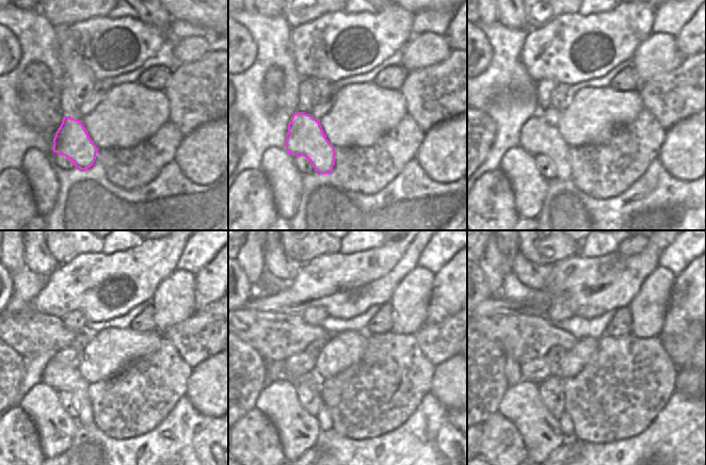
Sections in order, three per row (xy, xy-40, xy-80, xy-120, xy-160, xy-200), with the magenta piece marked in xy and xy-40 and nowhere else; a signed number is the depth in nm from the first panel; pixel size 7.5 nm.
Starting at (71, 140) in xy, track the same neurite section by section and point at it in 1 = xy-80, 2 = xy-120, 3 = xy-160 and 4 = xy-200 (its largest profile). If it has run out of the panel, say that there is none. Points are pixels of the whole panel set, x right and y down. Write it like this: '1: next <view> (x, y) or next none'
1: next xy-80 (538, 137)
2: next xy-120 (60, 378)
3: next xy-160 (323, 417)
4: next xy-200 (565, 423)

